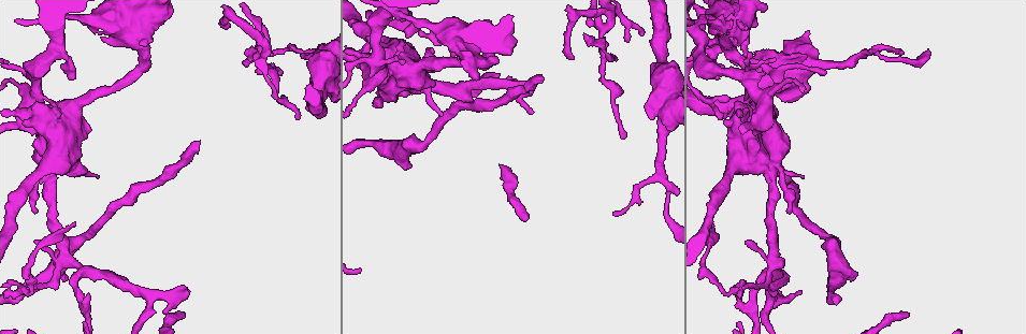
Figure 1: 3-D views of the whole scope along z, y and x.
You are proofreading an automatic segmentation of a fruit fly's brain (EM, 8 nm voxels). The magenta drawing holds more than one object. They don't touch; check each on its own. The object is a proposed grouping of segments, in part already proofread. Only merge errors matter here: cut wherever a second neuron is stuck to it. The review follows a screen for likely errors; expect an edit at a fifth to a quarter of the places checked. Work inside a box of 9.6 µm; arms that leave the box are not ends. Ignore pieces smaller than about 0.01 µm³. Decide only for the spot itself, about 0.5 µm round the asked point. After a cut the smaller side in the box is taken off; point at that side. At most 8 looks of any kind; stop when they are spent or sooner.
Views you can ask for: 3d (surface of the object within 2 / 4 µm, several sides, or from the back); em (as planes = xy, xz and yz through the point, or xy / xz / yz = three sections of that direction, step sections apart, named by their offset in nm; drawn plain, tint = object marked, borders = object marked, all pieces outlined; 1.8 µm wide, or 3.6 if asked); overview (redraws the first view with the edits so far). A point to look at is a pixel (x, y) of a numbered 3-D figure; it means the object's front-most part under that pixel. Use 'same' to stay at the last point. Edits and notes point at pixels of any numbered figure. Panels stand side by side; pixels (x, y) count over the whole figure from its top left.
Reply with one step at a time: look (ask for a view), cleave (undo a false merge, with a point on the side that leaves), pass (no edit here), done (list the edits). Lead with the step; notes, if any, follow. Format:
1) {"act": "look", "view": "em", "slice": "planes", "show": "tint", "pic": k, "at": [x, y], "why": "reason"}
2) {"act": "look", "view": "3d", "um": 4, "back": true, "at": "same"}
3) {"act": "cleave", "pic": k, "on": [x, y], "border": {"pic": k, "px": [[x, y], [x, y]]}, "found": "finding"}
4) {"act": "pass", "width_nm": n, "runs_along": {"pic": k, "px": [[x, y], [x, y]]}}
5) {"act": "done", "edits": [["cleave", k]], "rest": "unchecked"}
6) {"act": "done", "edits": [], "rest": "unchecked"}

{"act": "look", "view": "3d", "um": 4, "pic": 1, "at": [68, 59], "why": "sharp bend"}

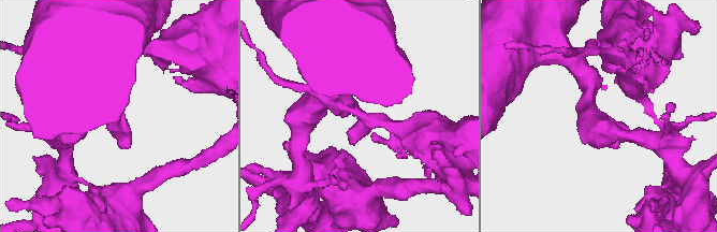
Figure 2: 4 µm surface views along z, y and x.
{"act": "look", "view": "em", "slice": "planes", "show": "plain", "pic": 2, "at": [361, 109], "why": "shape alone is not enough"}

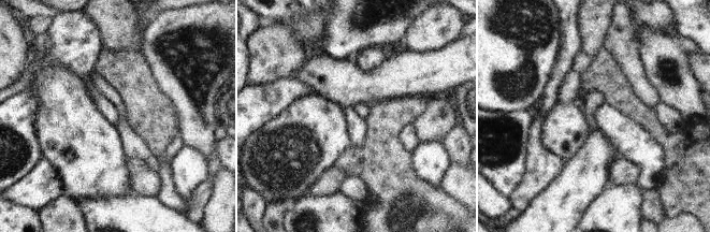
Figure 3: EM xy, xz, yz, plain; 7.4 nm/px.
{"act": "look", "view": "em", "slice": "planes", "show": "tint", "at": "same"}

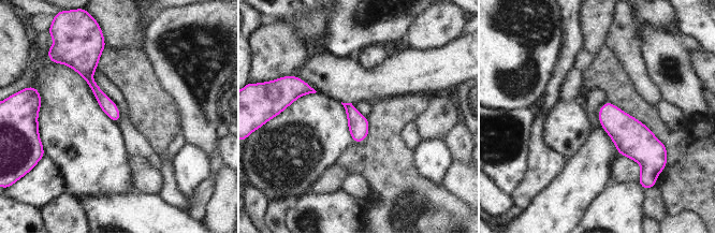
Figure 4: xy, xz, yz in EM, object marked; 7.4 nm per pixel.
{"act": "pass", "runs_along": {"pic": 4, "px": [[96, 54], [89, 81], [115, 118]]}, "found": "all the same neuron"}

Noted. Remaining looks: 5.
{"act": "look", "view": "em", "slice": "planes", "show": "plain", "pic": 1, "at": [65, 258], "why": "sharp bend"}

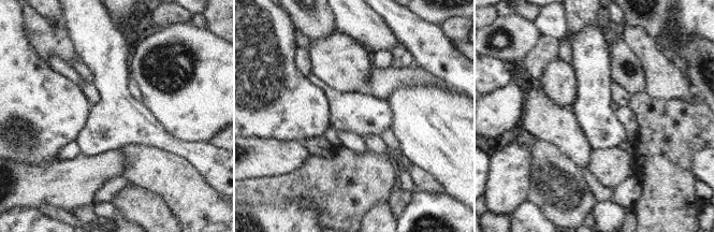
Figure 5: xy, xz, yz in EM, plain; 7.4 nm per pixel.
{"act": "look", "view": "em", "slice": "planes", "show": "tint", "at": "same", "why": "where the object lies"}

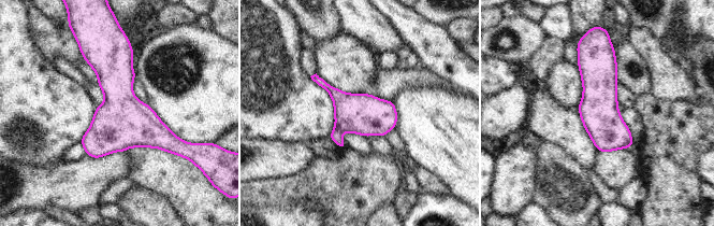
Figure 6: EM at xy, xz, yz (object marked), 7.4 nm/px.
{"act": "pass", "found": "all the same neuron"}

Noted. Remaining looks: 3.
{"act": "look", "view": "3d", "um": 4, "back": true, "pic": 1, "at": [148, 298], "why": "a fork"}

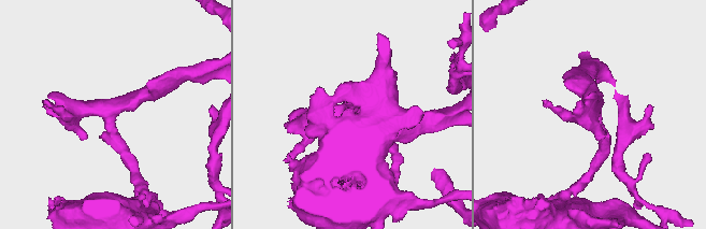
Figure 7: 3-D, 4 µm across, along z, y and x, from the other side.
{"act": "look", "view": "em", "slice": "yz", "step": 8, "show": "tint", "pic": 7, "at": [110, 113], "arms": 3, "arm_widths_nm": [220, 260, 300], "why": "shape alone is not enough"}

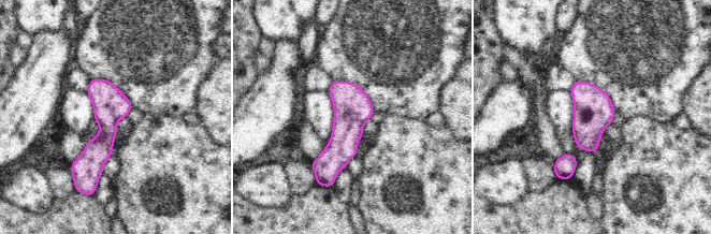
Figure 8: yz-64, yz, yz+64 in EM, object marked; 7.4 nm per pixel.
{"act": "pass", "width_nm": 260, "found": "all the same neuron"}

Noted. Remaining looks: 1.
{"act": "look", "view": "em", "slice": "planes", "show": "tint", "pic": 1, "at": [718, 46], "why": "abrupt turn"}

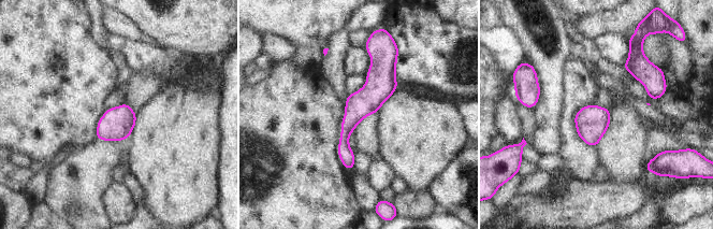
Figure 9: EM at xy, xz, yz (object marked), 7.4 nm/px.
{"act": "pass", "width_nm": 200, "runs_along": {"pic": 9, "px": [[370, 48], [377, 89], [347, 127], [348, 166]]}, "found": "continuous, no second neuron"}

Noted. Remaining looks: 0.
{"act": "done", "edits": [], "rest": "unchecked"}

